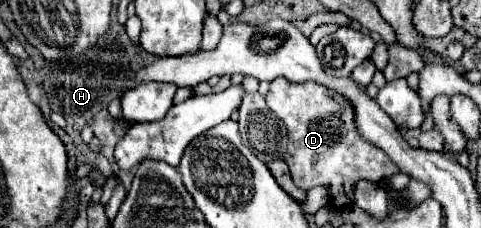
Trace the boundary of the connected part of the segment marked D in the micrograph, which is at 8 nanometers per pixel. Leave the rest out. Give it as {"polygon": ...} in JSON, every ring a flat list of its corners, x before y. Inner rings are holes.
{"polygon":[[278,77,270,83,266,105,288,127,290,143,284,153,284,161,290,167,294,183,300,189,330,185,330,203,336,209,354,203,354,185,360,179,382,181,398,173,398,167,390,163,388,155,384,155,380,147,374,147,356,135,348,103,344,103,340,95,334,95,326,87,316,83,290,83,288,79]]}

